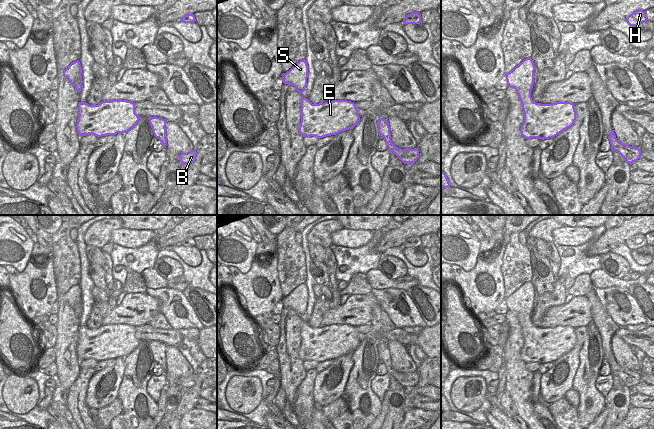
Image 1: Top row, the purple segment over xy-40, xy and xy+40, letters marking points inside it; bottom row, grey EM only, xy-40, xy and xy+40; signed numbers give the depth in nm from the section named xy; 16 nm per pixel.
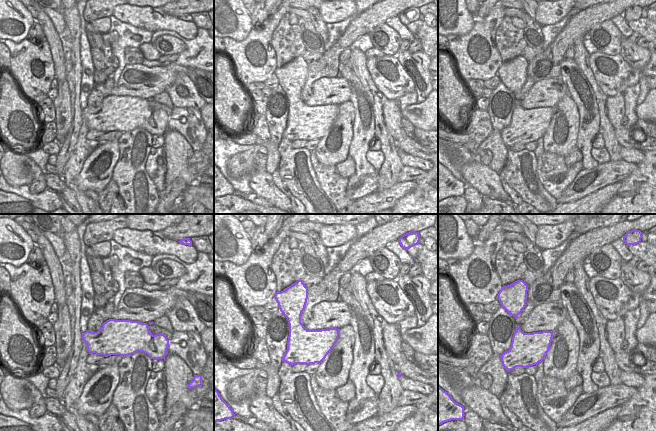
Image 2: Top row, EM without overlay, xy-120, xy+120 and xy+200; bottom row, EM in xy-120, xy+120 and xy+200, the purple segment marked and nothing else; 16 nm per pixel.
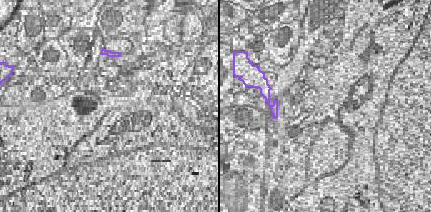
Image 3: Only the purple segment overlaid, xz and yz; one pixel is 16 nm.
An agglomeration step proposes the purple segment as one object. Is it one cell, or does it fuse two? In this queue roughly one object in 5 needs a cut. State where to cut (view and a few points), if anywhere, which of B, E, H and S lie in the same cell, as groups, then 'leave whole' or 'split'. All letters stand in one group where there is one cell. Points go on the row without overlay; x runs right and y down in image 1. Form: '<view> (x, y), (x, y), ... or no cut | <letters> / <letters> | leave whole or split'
no cut | B E H S | leave whole

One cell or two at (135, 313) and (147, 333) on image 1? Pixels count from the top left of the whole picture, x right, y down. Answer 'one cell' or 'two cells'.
two cells

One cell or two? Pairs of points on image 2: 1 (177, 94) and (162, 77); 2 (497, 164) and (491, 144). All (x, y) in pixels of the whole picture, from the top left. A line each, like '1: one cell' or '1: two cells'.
1: two cells
2: one cell

